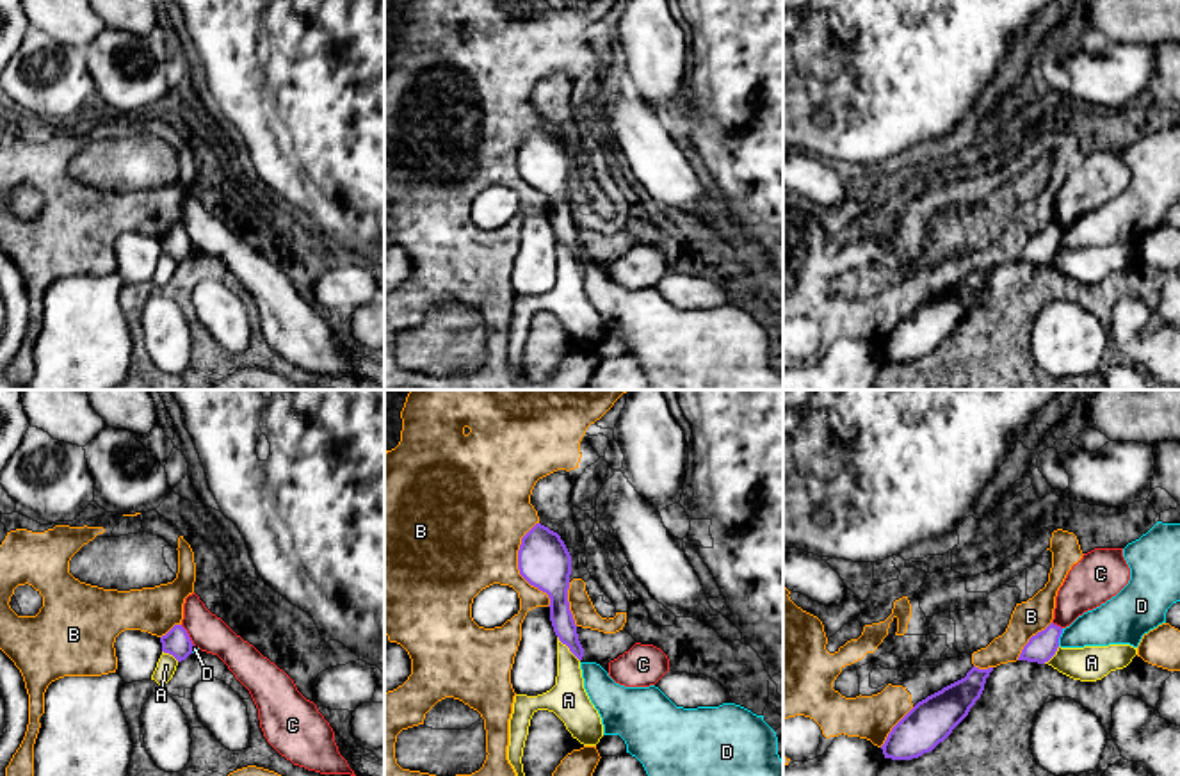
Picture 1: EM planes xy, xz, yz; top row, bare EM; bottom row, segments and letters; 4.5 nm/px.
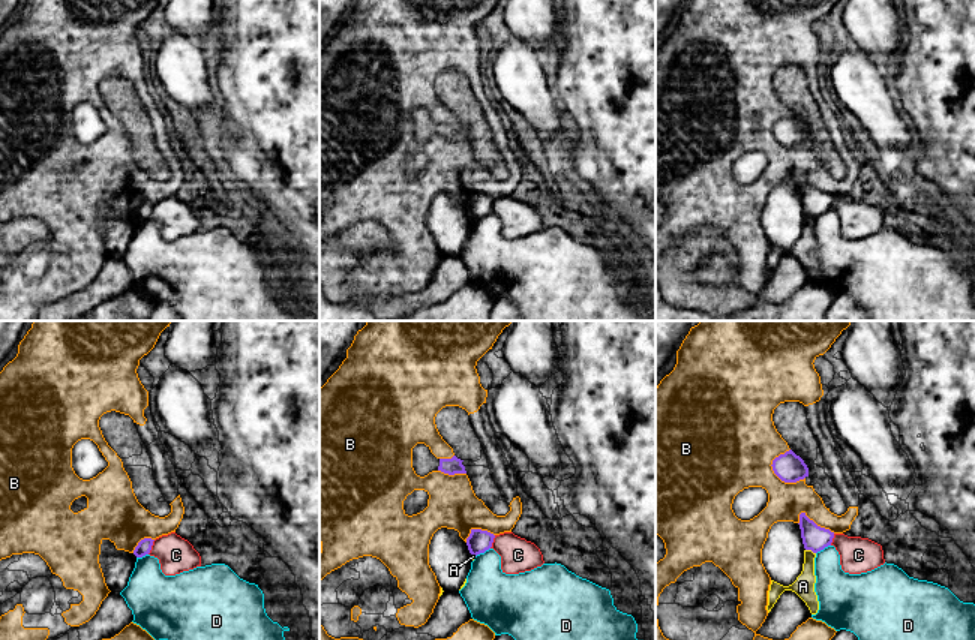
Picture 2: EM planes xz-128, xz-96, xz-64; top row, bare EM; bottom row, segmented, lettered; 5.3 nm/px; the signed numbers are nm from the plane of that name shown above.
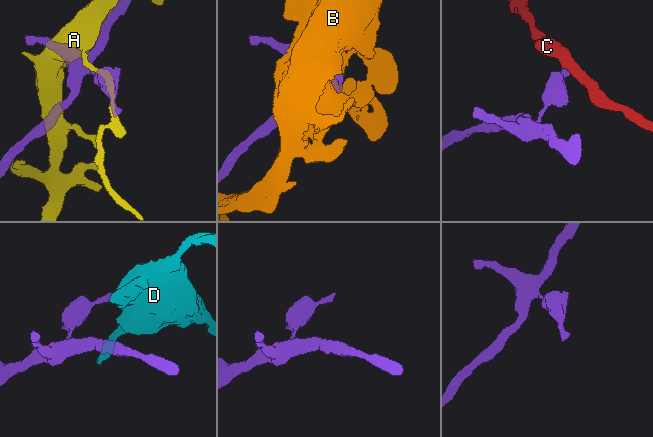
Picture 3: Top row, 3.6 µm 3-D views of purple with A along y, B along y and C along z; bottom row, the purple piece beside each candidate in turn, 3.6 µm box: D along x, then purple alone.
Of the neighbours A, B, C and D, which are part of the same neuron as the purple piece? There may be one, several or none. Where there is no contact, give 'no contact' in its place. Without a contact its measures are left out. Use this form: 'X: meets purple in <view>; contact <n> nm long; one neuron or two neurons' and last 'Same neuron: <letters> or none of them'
A: meets purple in xz; contact 160 nm long; two neurons
B: meets purple in xz; contact 380 nm long; two neurons
C: meets purple in xy; contact 120 nm long; two neurons
D: meets purple in yz; contact 80 nm long; two neurons
Same neuron: none of them

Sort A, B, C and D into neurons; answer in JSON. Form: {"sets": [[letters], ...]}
{"sets": [["A"], ["B"], ["C", "D"]]}

